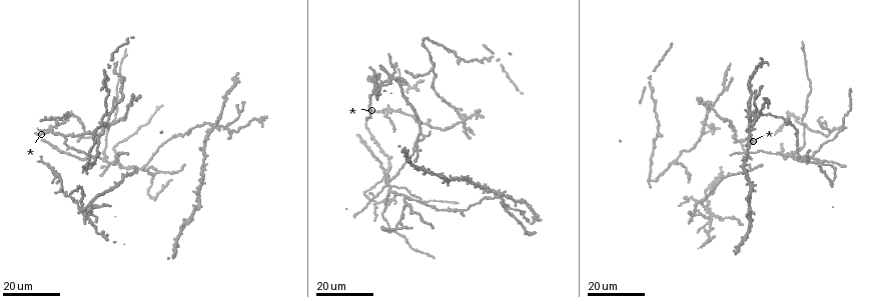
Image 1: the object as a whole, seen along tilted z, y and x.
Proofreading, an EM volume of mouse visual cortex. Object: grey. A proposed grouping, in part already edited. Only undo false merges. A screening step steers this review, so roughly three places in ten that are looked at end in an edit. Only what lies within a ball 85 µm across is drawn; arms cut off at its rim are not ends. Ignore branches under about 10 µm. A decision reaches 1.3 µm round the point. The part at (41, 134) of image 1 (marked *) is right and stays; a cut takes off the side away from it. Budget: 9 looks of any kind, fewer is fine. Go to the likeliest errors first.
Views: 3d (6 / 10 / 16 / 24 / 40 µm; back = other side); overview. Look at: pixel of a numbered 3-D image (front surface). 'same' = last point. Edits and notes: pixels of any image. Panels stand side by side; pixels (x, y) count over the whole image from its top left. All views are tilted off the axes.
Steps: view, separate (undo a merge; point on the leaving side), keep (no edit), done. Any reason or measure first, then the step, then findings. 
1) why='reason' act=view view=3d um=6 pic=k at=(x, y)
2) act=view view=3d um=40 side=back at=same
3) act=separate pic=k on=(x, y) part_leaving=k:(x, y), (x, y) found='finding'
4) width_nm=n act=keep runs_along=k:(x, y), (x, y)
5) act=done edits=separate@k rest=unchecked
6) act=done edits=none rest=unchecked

why='thin arm on a thick one' act=view view=3d um=24 pic=1 at=(389, 184)

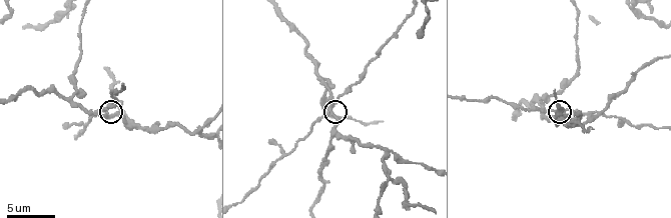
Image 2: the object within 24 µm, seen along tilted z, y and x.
act=view view=3d um=6 pic=2 at=(329, 109)

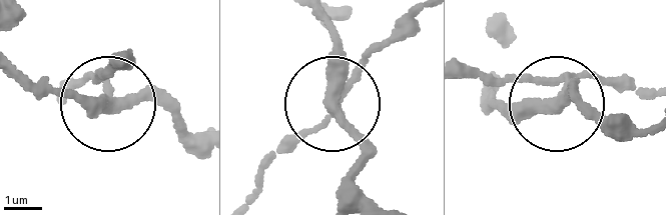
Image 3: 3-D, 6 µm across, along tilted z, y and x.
why='from behind' act=view view=3d um=6 side=back pic=3 at=(333, 109)

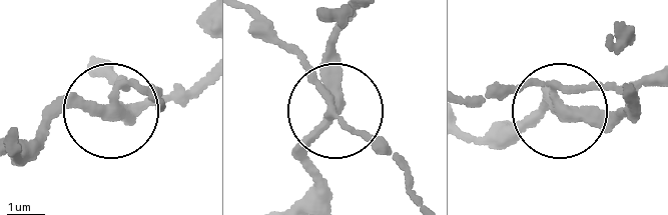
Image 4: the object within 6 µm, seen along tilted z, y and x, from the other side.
arms=4 act=separate pic=4 on=(147, 88) part_leaving=4:(331, 106), (298, 58), (250, 17) found='two neurons meet here'

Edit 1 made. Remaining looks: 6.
act=view view=overview

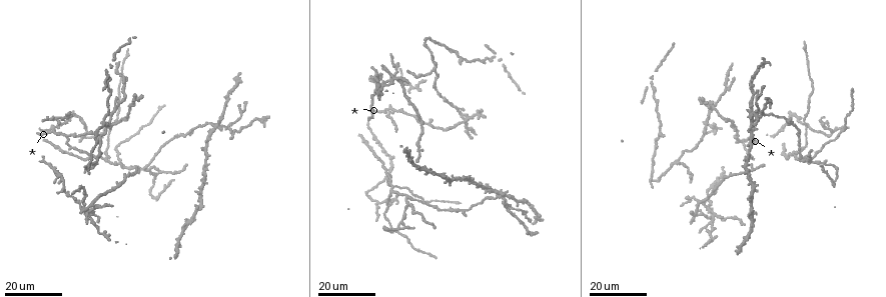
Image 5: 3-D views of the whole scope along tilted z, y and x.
why='branch point' act=view view=3d um=16 pic=5 at=(228, 126)

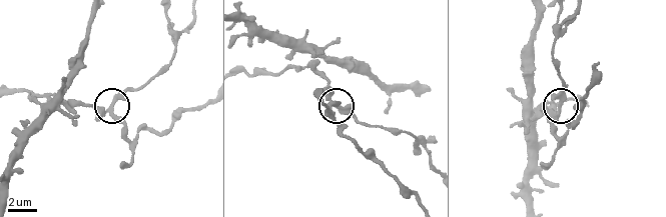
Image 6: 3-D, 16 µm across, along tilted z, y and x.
act=view view=3d um=6 pic=6 at=(111, 107)

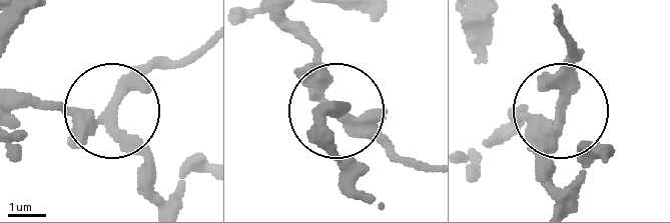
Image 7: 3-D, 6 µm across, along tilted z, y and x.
act=view view=3d um=6 side=back pic=7 at=(560, 115)

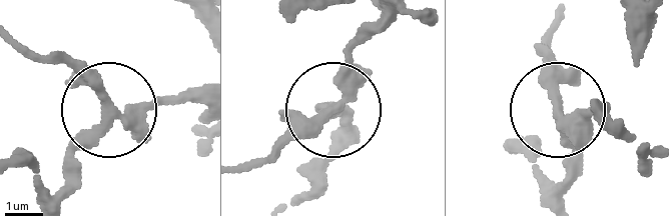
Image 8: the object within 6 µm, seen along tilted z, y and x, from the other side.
act=keep runs_along=8:(200, 86), (157, 106), (118, 109), (27, 48) found='one neuron here'

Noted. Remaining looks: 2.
why='a fork' act=view view=3d um=6 pic=2 at=(71, 99)

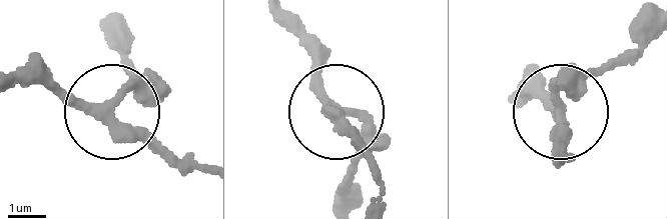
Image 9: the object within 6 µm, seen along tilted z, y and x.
act=view view=3d um=6 side=back pic=9 at=(110, 114)

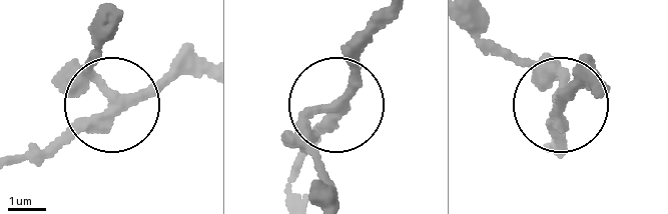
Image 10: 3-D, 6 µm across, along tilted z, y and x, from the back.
side_arm_um=47 act=keep runs_along=10:(393, 11), (343, 100), (315, 119), (313, 167) found='one neuron here'

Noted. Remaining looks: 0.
act=done edits=separate@4 rest=unchecked

